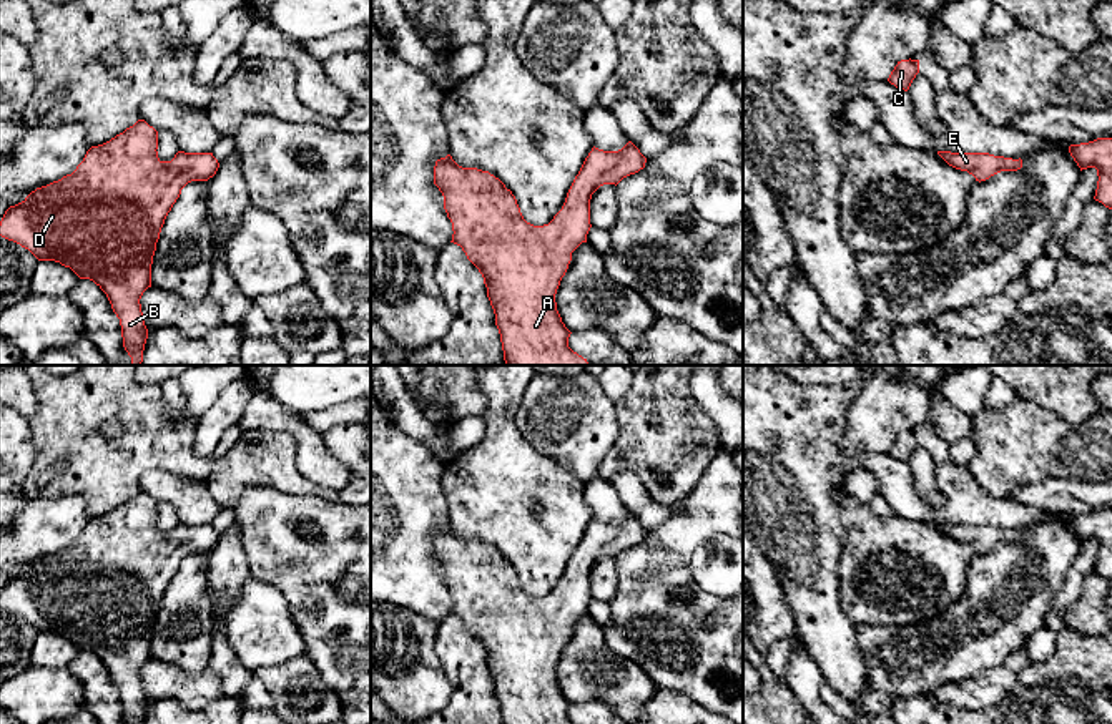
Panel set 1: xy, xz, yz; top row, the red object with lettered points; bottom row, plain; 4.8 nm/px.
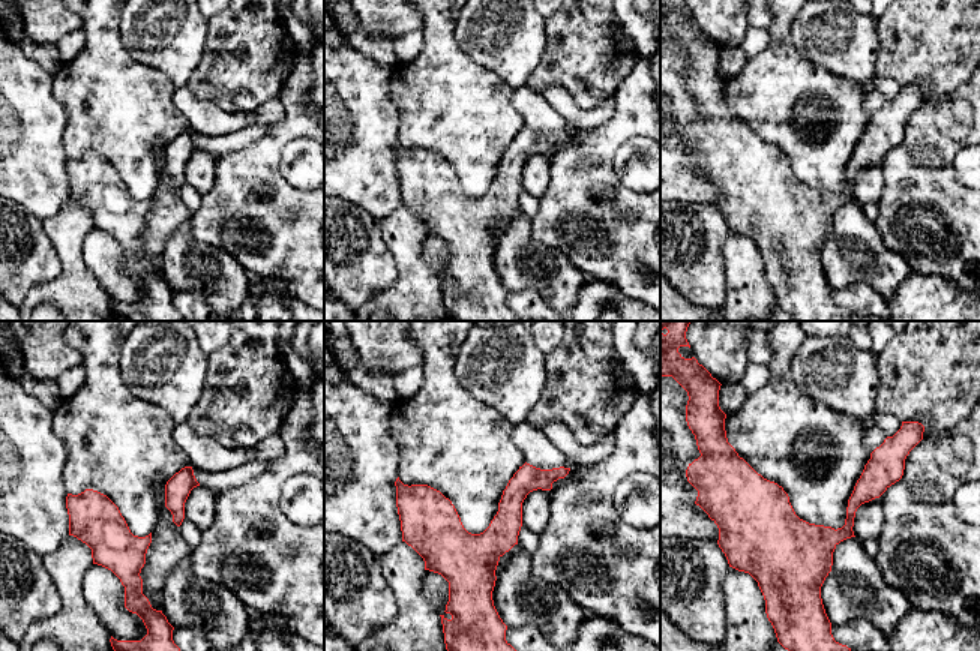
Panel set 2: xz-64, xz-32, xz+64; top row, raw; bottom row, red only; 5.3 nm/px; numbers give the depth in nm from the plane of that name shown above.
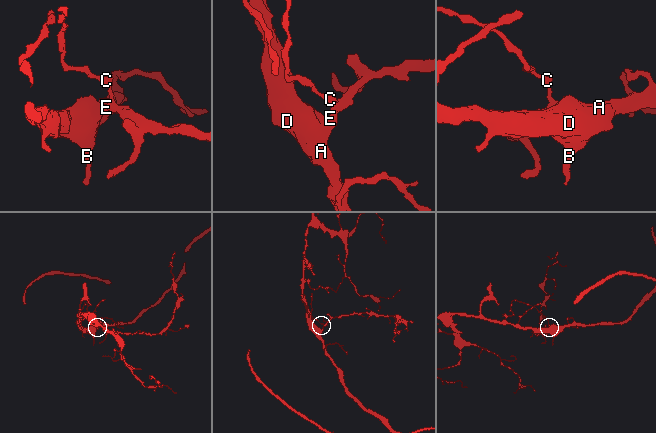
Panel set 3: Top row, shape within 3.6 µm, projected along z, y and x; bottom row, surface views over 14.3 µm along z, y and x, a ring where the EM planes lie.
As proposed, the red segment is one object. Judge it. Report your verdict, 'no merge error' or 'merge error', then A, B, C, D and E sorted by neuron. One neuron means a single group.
no merge error | A B C D E

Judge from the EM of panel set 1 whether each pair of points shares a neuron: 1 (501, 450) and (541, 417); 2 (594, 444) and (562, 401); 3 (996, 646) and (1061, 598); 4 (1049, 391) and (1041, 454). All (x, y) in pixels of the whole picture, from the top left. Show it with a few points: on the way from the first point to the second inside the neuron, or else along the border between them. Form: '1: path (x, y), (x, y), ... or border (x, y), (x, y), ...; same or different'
1: border (522, 394), (514, 424), (539, 452), (551, 457); different
2: path (584, 434), (562, 410); same
3: border (1067, 573), (1051, 601), (1044, 621), (1026, 640); different
4: border (1021, 397), (1067, 422), (1086, 419); different

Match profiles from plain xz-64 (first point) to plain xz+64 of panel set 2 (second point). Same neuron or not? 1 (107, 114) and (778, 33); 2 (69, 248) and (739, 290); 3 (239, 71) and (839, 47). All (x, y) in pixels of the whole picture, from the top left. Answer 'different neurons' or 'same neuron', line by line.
1: same neuron
2: same neuron
3: different neurons

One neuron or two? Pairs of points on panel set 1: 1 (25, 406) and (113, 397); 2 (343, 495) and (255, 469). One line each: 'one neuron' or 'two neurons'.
1: two neurons
2: one neuron

